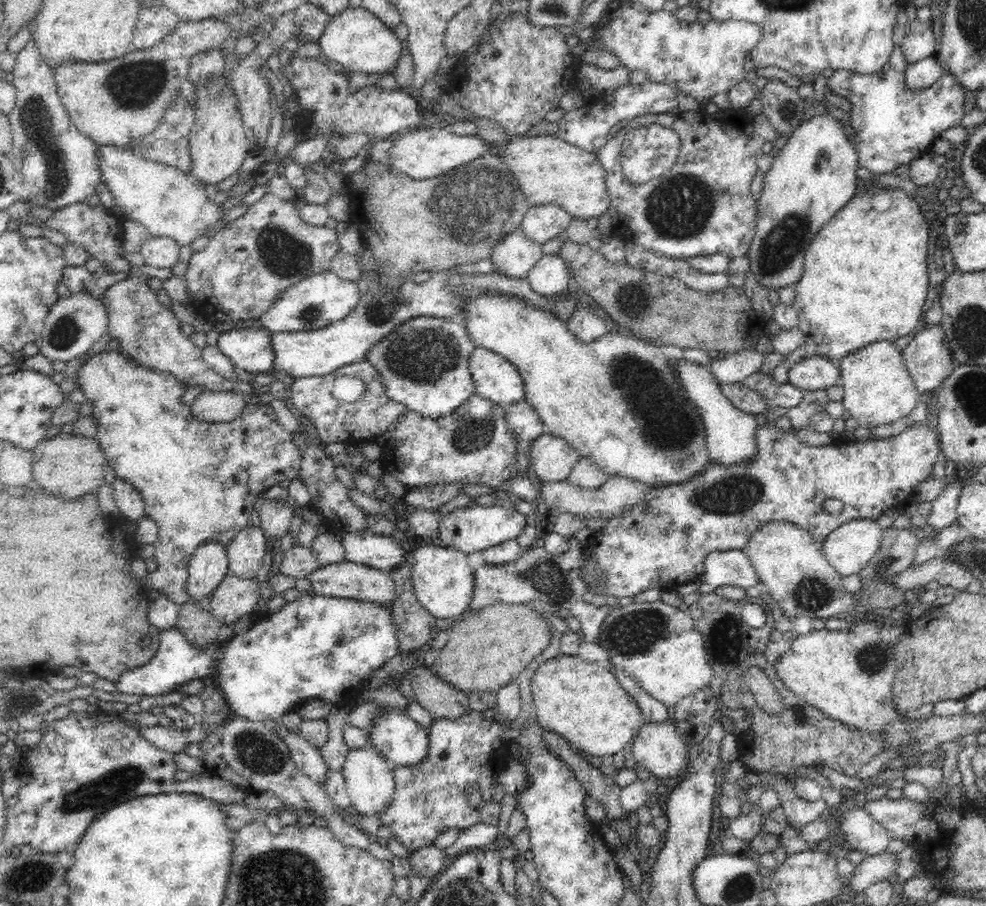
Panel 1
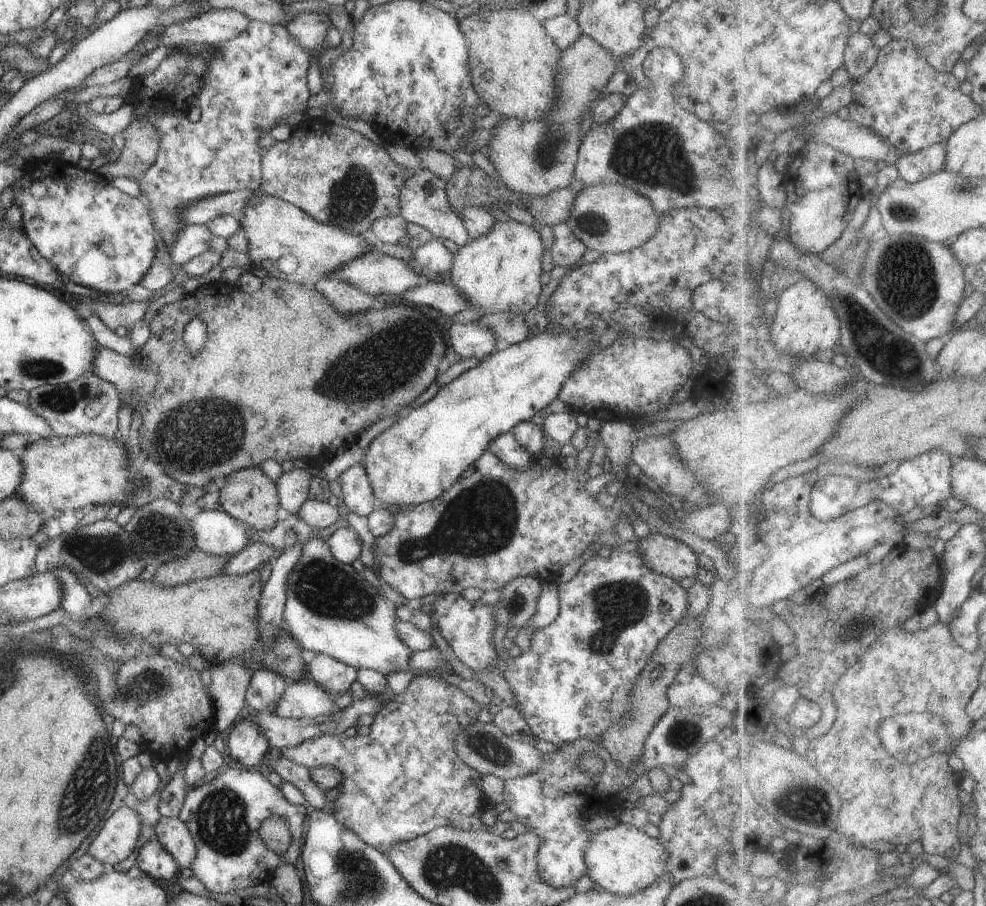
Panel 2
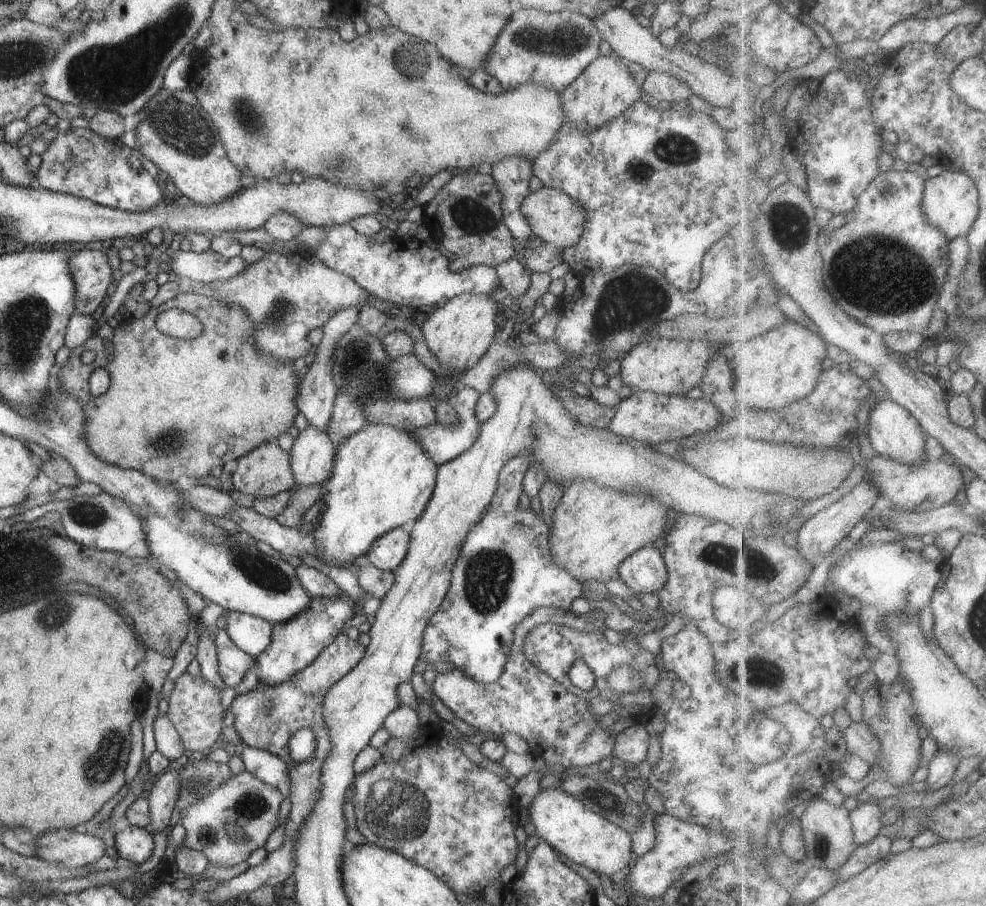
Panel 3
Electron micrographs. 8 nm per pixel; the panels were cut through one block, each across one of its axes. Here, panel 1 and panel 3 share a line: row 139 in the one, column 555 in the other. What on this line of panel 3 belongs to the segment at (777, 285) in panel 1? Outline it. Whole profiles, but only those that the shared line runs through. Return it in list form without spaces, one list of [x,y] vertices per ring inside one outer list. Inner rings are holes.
[[[561,787],[542,788],[528,810],[539,839],[542,838],[558,854],[566,856],[570,861],[609,877],[624,870],[632,862],[631,834],[614,826],[593,810],[588,810],[583,802],[572,794],[566,794]]]

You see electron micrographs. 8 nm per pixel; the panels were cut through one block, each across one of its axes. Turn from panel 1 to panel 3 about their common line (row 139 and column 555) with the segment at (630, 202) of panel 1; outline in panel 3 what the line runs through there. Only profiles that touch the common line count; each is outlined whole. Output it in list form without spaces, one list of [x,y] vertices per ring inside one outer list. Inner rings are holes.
[[[544,606],[544,608],[538,608],[534,610],[530,616],[526,616],[522,622],[518,622],[518,626],[514,626],[514,642],[510,646],[510,654],[506,658],[506,664],[504,664],[504,670],[502,670],[502,676],[490,684],[484,684],[484,682],[476,682],[474,678],[464,674],[462,670],[453,667],[452,670],[445,673],[438,673],[434,682],[432,682],[432,693],[448,706],[450,710],[460,720],[464,720],[466,724],[474,726],[476,730],[484,732],[485,734],[505,734],[506,732],[512,732],[518,734],[529,746],[529,752],[536,757],[541,757],[548,764],[560,764],[566,768],[566,770],[577,770],[582,766],[590,766],[596,764],[605,759],[615,760],[614,744],[616,744],[616,734],[611,734],[611,727],[602,729],[598,722],[599,717],[590,710],[590,704],[582,698],[578,698],[573,695],[563,684],[560,684],[557,680],[554,680],[548,674],[544,674],[541,670],[538,670],[537,666],[534,666],[526,655],[524,654],[524,640],[526,636],[530,634],[530,630],[534,630],[536,626],[540,624],[562,624],[571,628],[571,630],[578,632],[605,632],[605,614],[603,610],[598,607],[593,608],[589,613],[585,615],[576,615],[570,610],[561,610],[560,608],[554,608],[552,606]]]

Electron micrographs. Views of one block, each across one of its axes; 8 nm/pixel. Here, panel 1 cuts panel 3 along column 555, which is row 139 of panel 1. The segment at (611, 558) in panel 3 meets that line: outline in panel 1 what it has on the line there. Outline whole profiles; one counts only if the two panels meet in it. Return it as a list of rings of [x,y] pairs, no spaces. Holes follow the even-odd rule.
[[[515,135],[498,147],[496,152],[509,168],[530,208],[554,204],[566,210],[572,218],[598,219],[608,211],[610,198],[606,187],[606,170],[591,153],[555,135]]]

